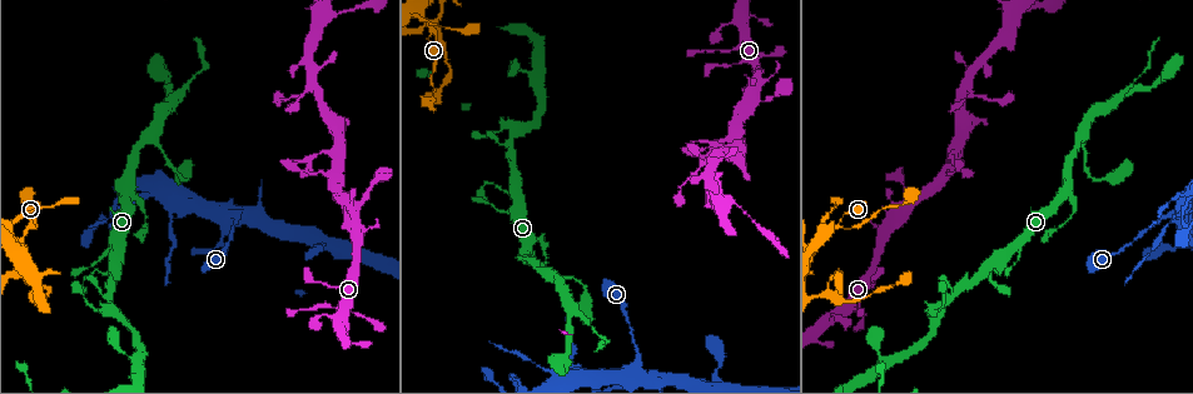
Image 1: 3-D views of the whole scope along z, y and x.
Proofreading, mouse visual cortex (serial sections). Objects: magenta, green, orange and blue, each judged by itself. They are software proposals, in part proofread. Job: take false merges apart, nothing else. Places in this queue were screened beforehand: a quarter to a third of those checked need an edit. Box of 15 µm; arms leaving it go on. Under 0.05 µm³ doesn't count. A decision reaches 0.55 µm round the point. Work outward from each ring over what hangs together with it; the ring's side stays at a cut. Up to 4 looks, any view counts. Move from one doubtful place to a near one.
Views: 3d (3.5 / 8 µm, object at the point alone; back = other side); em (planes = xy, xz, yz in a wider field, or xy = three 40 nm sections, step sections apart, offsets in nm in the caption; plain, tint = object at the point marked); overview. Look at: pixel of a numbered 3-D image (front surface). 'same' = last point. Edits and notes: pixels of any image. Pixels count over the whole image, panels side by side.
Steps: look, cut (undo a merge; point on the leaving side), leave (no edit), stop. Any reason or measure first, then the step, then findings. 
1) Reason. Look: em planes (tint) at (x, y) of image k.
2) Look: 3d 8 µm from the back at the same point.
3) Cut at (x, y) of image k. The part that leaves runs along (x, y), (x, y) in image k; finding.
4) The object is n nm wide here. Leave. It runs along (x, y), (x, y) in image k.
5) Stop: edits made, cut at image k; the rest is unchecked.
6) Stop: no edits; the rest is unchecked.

Sharp bend. Look: 3d 8 µm at (629, 373) of image 1.

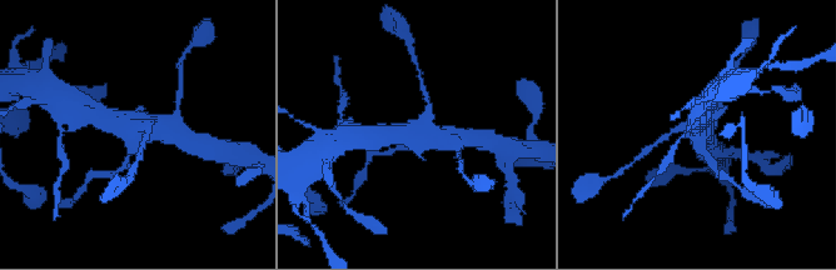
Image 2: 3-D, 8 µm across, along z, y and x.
Need the tissue. Look: em planes (tint) at (138, 127) of image 2.

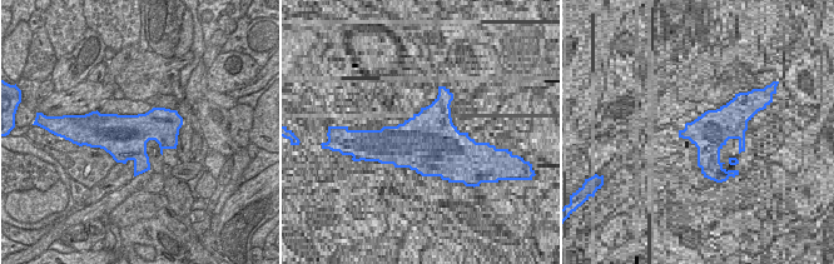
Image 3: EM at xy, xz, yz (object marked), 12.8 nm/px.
Leave. It runs along (427, 101), (426, 125), (382, 135) in image 2; one cell here.

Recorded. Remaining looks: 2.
Side arm on a straight run. Look: 3d 3.5 µm at (550, 272) of image 1.

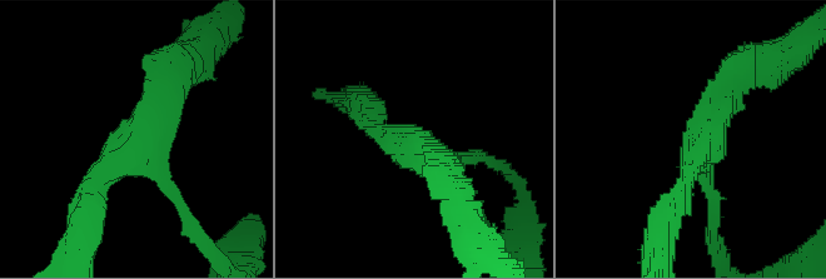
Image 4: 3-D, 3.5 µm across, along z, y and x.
3 arms meet here; the arms are 150, 250, 400 nm wide; shape alone is not enough. Look: em planes (tint) at (414, 147) of image 4.

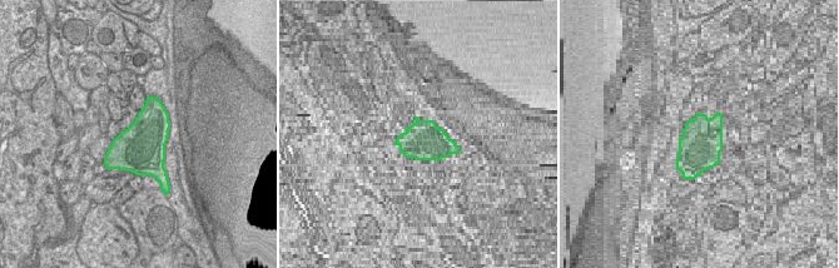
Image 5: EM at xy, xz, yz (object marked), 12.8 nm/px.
Leave. It runs along (86, 209), (172, 83) in image 4; continuous, no second cell.

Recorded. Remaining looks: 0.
Stop: no edits; the rest is unchecked.

